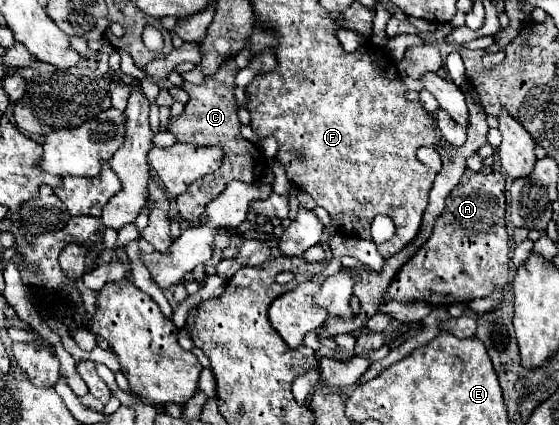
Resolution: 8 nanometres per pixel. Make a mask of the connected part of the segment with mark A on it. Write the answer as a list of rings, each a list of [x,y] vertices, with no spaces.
[[[467,169],[461,183],[447,197],[445,211],[437,217],[433,235],[423,247],[401,267],[387,289],[385,301],[427,301],[431,305],[467,303],[477,297],[489,297],[507,285],[509,277],[509,235],[505,229],[505,177],[497,171],[483,173]]]

